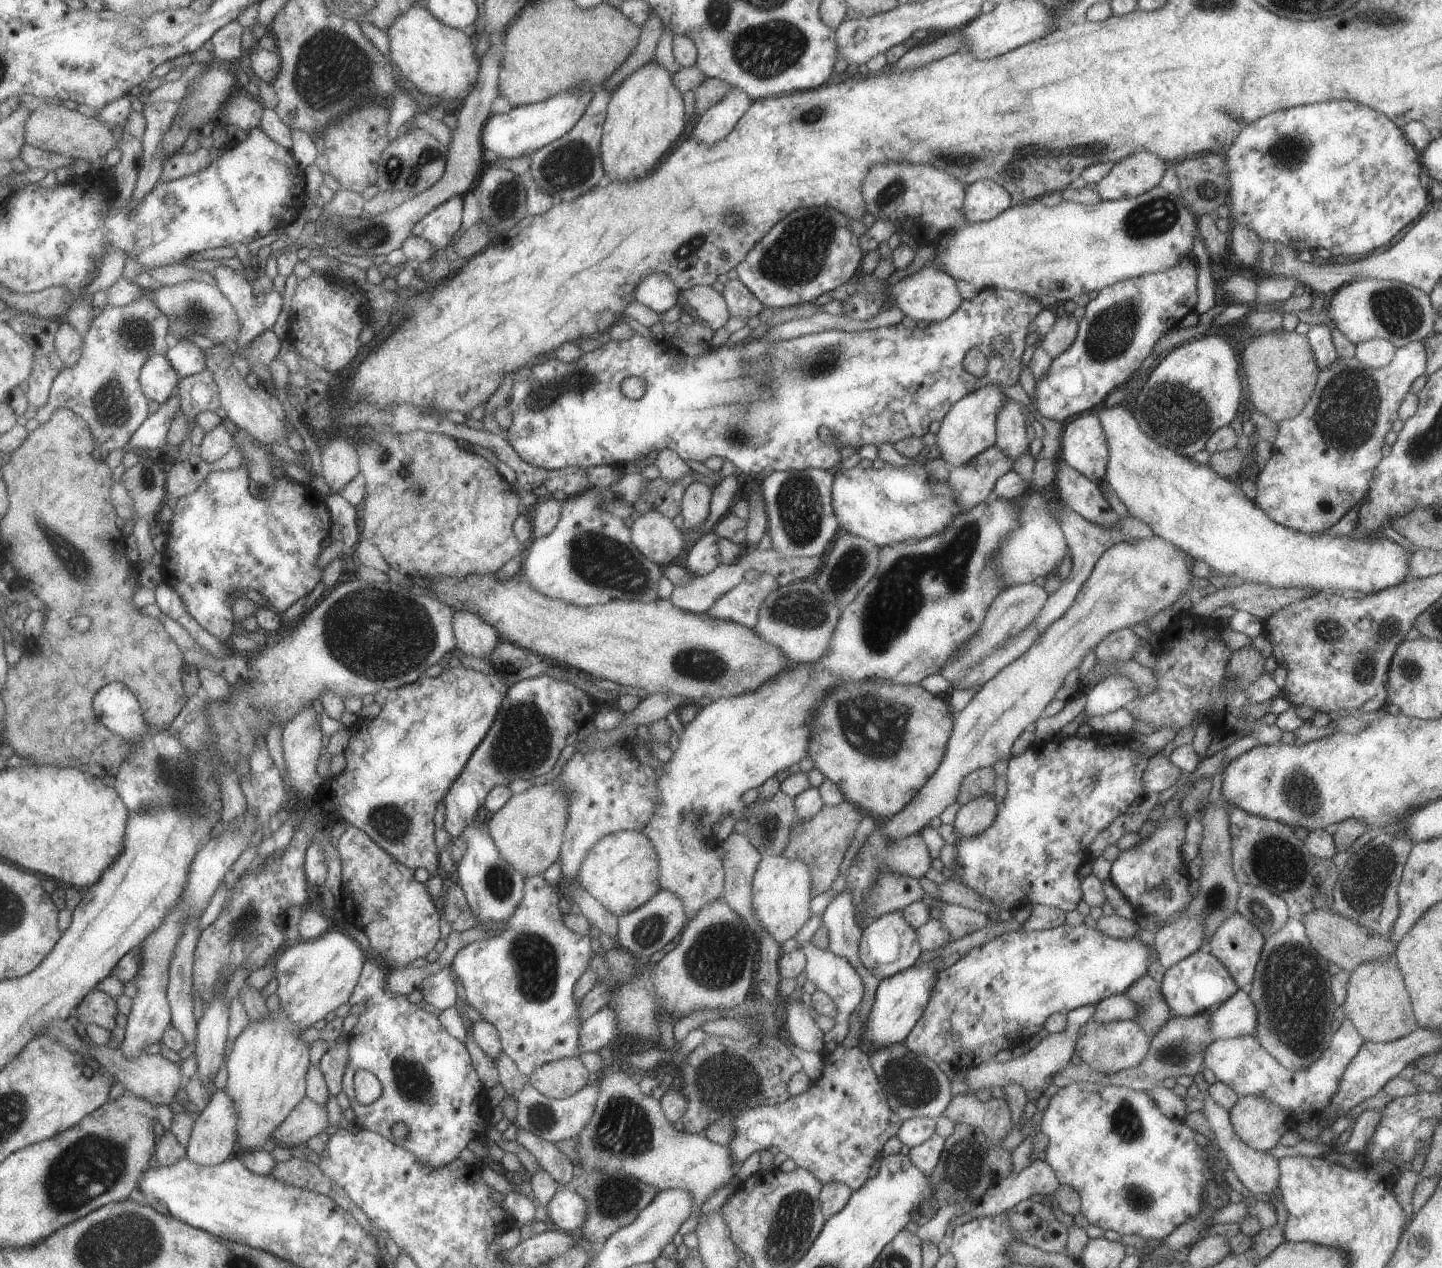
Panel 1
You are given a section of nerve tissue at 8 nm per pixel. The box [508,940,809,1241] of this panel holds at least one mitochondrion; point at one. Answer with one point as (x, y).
(624, 1132)

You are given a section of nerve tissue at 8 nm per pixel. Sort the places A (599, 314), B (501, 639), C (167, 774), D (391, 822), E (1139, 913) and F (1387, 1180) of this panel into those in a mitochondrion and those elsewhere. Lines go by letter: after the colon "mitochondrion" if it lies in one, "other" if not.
A: mitochondrion
B: other
C: mitochondrion
D: mitochondrion
E: other
F: other

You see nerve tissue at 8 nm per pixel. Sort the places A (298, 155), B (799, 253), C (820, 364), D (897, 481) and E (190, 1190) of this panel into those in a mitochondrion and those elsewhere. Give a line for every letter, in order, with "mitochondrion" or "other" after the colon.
A: other
B: mitochondrion
C: mitochondrion
D: other
E: other

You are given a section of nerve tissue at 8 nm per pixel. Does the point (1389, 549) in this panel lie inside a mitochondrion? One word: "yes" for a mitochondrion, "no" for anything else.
no

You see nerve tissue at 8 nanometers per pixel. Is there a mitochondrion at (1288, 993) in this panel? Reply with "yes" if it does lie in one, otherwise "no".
yes

